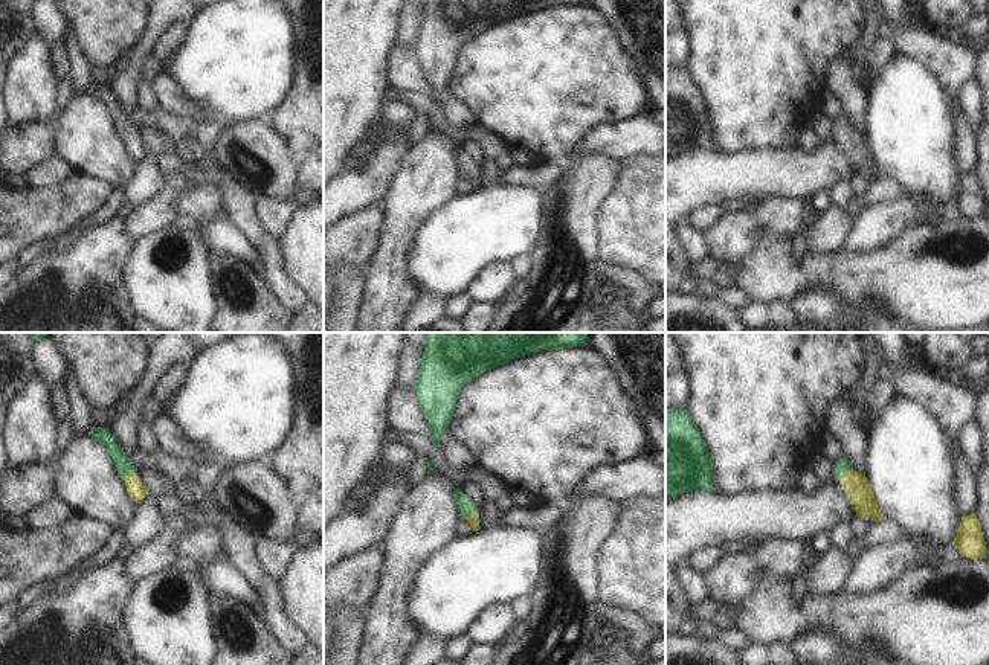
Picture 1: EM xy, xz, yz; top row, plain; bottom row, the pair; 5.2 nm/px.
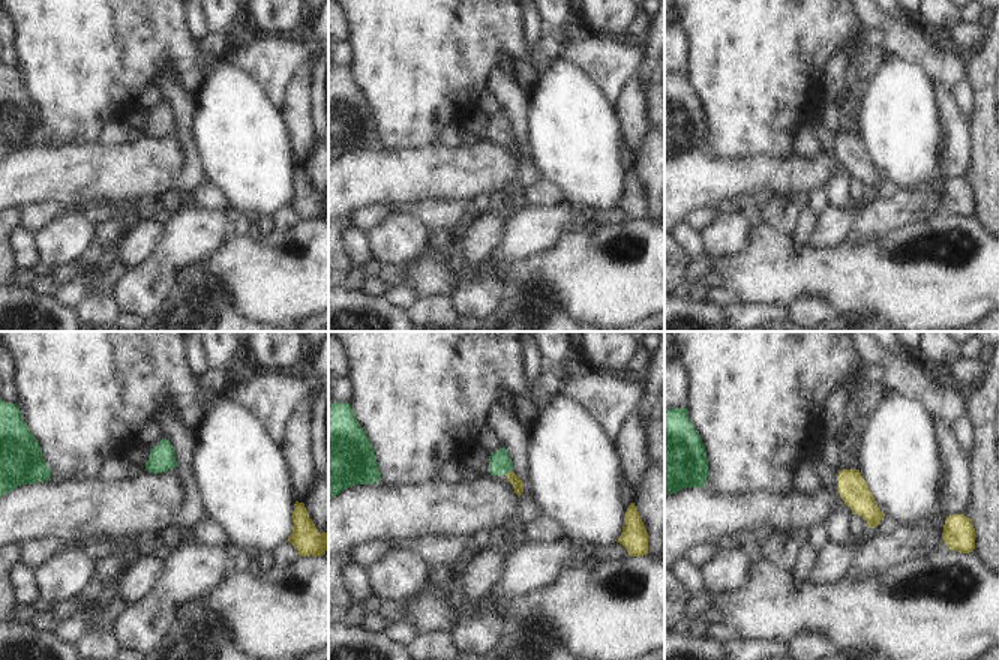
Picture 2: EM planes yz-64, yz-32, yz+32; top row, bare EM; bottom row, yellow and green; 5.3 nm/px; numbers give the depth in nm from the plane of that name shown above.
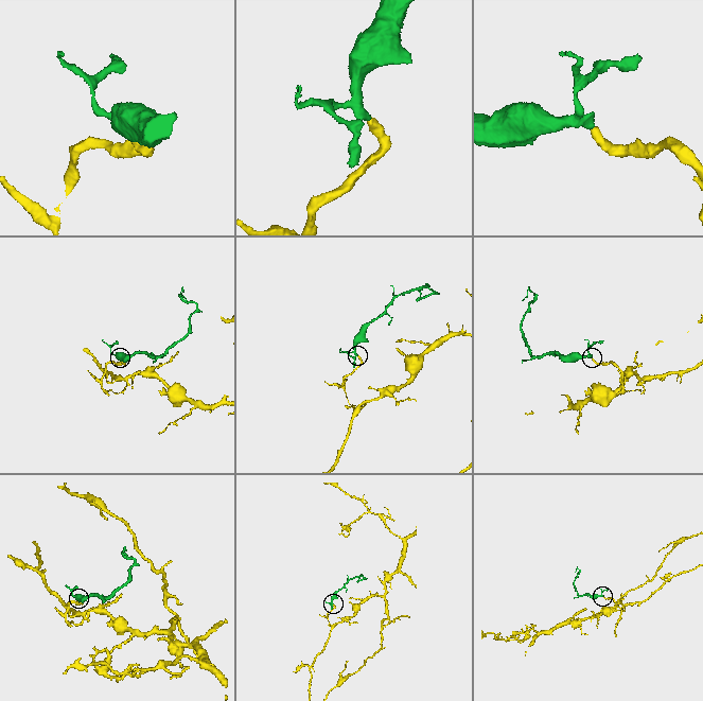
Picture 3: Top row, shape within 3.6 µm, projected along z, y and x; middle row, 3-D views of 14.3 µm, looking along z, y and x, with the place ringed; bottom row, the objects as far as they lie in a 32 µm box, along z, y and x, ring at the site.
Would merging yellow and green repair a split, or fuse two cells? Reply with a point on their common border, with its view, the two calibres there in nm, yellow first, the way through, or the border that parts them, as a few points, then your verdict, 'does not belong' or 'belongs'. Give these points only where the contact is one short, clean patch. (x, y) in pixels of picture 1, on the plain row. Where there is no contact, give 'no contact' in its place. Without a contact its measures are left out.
contact yz (846, 131); calibres 140 and 70 nm; way yz (855, 144), (846, 131), (844, 124); belongs

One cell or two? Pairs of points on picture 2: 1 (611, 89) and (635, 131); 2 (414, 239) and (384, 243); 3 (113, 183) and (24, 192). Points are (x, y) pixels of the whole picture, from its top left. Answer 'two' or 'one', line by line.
1: two
2: one
3: one

